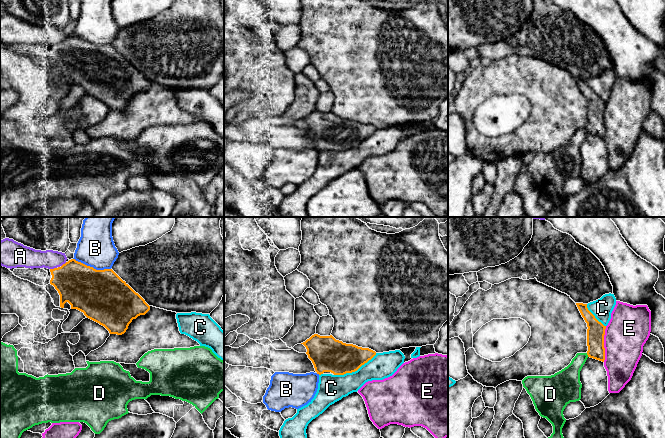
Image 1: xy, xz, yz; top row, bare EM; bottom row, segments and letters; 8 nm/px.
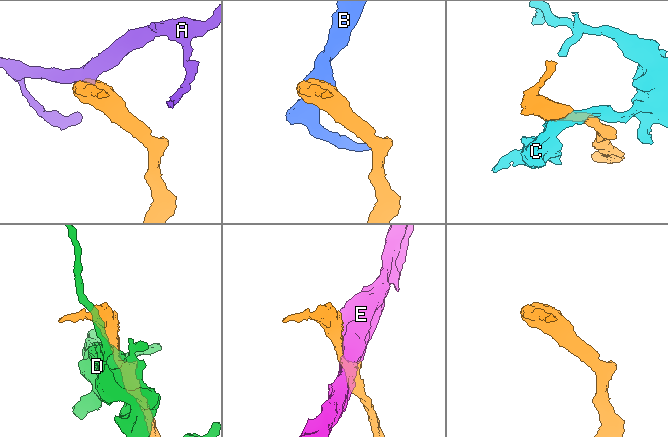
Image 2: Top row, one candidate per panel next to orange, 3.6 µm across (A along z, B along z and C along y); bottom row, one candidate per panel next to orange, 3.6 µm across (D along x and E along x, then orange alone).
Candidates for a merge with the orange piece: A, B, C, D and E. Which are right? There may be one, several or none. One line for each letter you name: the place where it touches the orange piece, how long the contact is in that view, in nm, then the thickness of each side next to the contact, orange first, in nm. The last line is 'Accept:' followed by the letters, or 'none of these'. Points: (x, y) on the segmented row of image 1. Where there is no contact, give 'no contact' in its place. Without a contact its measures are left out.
Accept: none of these

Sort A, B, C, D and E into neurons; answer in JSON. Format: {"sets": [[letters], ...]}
{"sets": [["A"], ["B"], ["C"], ["D"], ["E"]]}

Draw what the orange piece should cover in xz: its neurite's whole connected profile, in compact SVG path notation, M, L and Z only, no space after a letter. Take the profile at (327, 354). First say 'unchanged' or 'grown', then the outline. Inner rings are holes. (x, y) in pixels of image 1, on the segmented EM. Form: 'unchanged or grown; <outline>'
unchanged; M314 334L301 344L306 347L306 354L319 375L324 372L334 375L355 372L376 355L376 352L369 348L343 343L332 335Z

